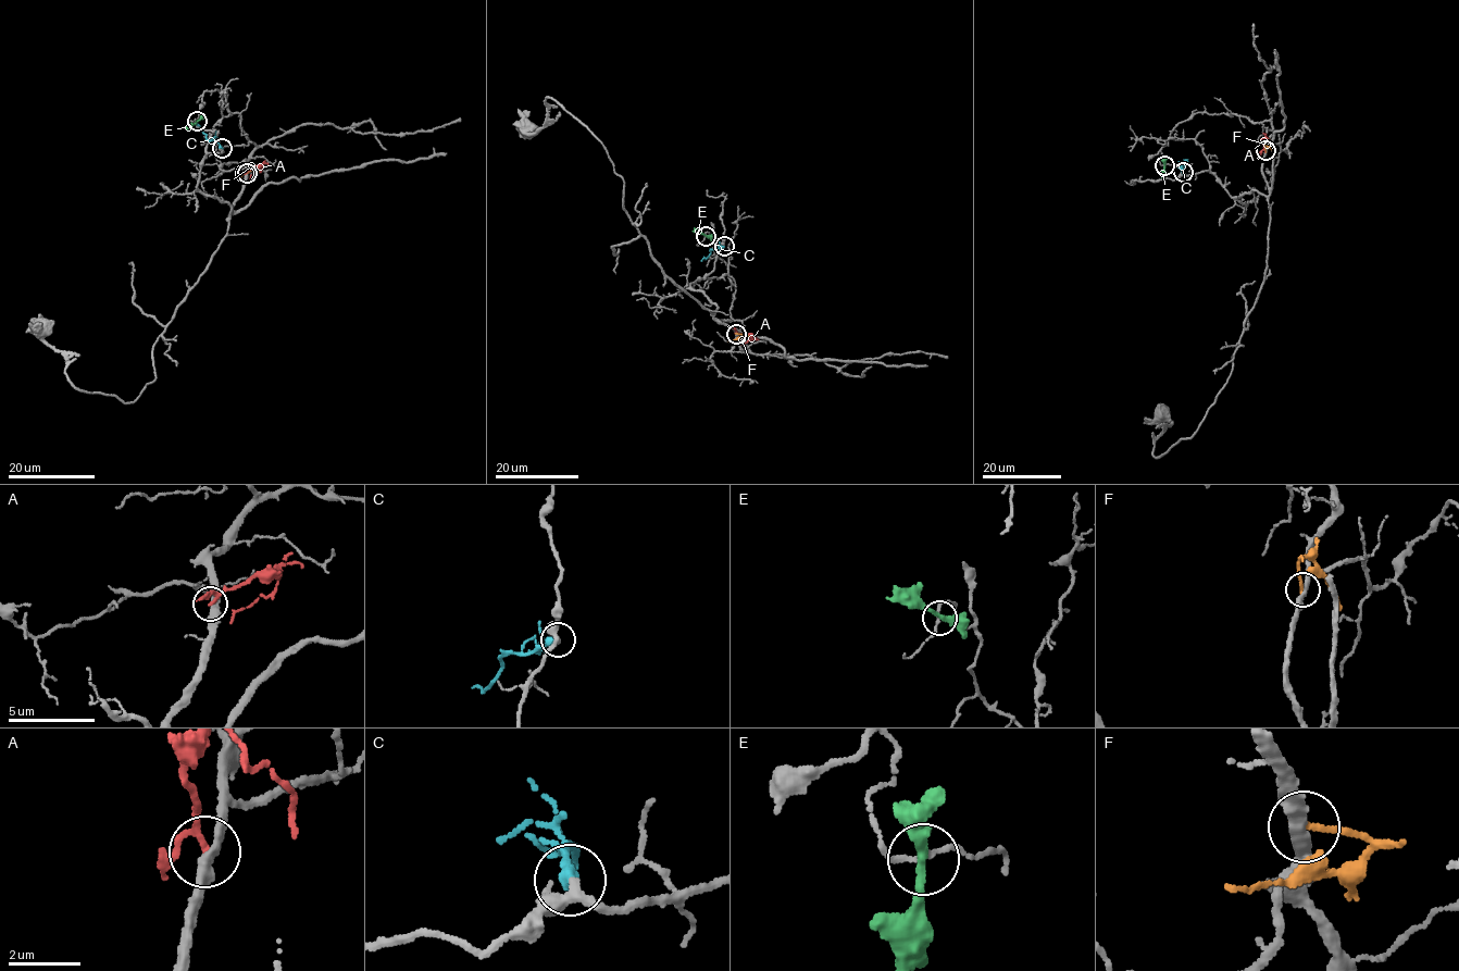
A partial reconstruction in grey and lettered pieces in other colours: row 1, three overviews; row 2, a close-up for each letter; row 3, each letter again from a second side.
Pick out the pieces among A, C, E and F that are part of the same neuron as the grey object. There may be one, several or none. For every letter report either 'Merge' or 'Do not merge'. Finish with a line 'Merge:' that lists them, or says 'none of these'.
A: Do not merge
C: Merge
E: Do not merge
F: Do not merge
Merge: C

